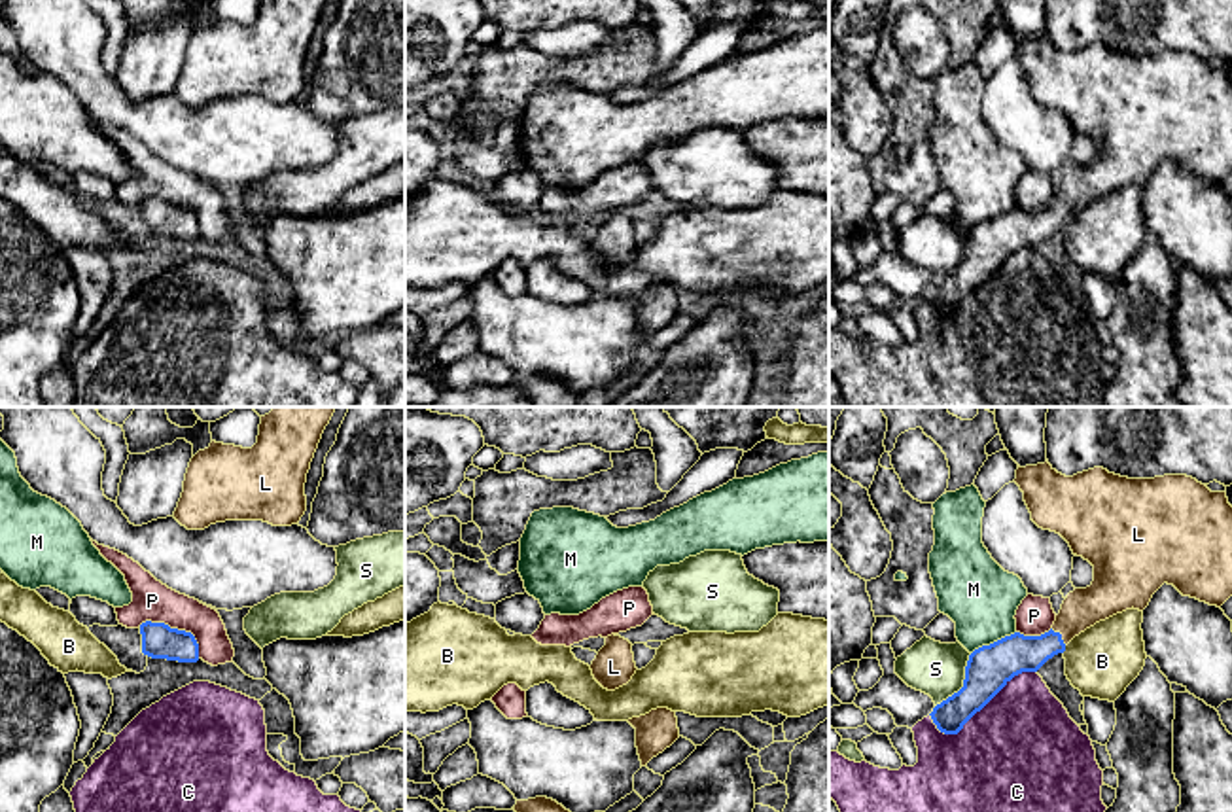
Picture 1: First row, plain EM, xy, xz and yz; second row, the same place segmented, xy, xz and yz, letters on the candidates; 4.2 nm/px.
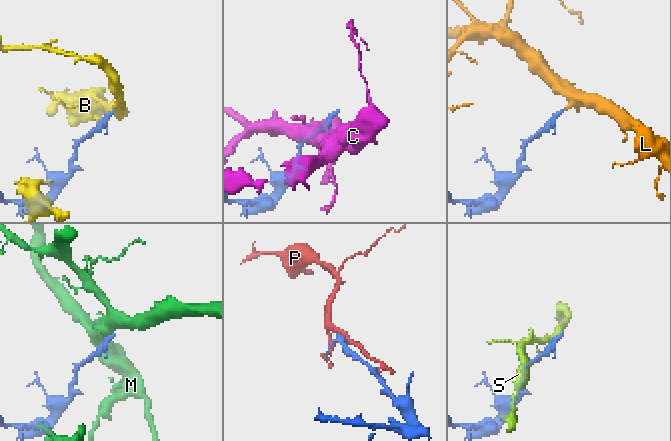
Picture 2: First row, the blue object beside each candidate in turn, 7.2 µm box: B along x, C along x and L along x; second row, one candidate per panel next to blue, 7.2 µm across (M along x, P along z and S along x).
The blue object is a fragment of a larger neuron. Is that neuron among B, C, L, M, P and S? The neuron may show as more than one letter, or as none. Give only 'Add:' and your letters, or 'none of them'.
Add: L

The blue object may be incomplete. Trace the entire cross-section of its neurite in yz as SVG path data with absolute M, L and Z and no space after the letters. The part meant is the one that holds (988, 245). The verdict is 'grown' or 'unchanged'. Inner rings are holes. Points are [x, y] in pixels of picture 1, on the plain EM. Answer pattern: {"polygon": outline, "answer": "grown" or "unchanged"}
{"polygon": "M1048 38L1018 42L1014 59L1024 68L1031 97L1060 110L1073 131L1088 136L1094 157L1067 170L1048 208L1014 208L969 231L963 263L929 290L944 310L958 310L1014 252L1037 248L1086 204L1132 184L1143 187L1164 159L1217 184L1232 172L1232 81L1226 68L1211 68L1187 51L1128 55L1094 44L1065 53Z", "answer": "grown"}

